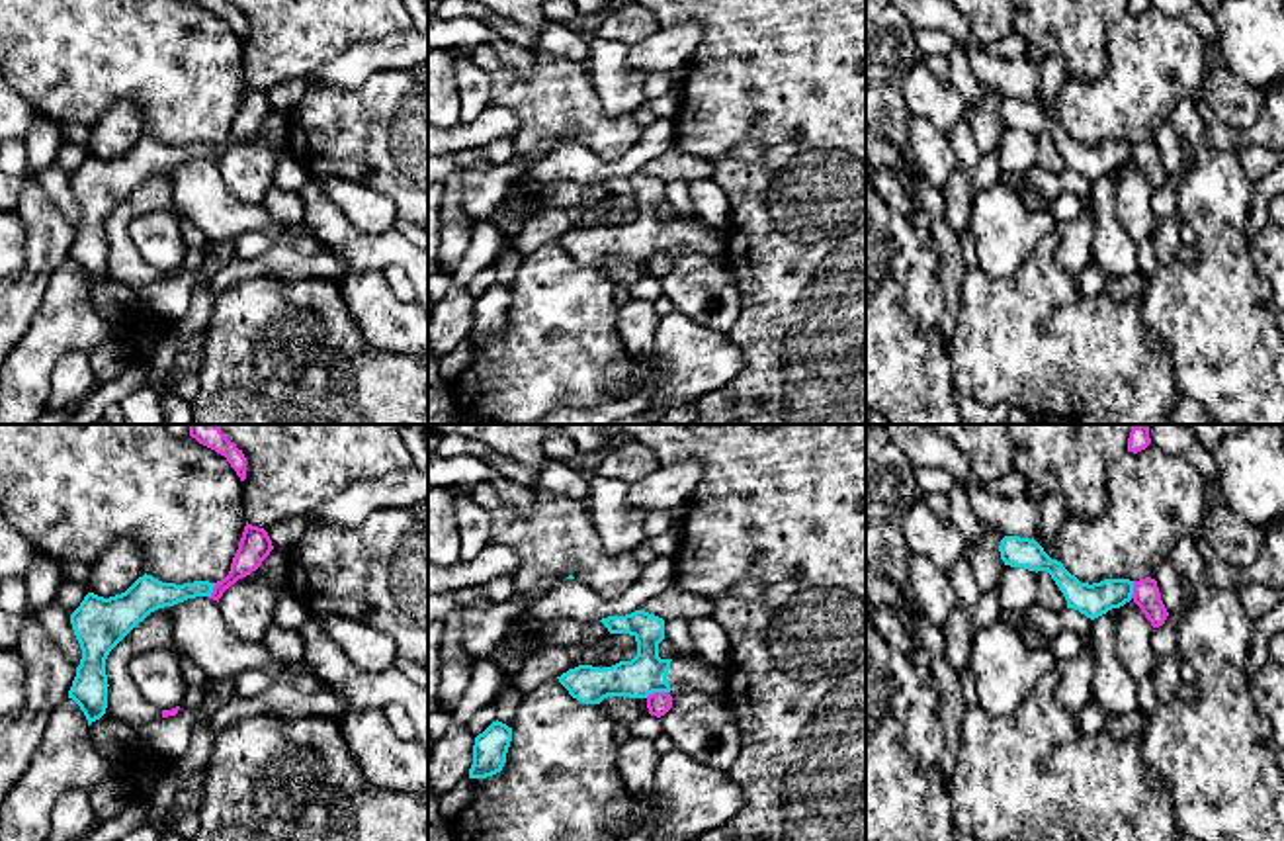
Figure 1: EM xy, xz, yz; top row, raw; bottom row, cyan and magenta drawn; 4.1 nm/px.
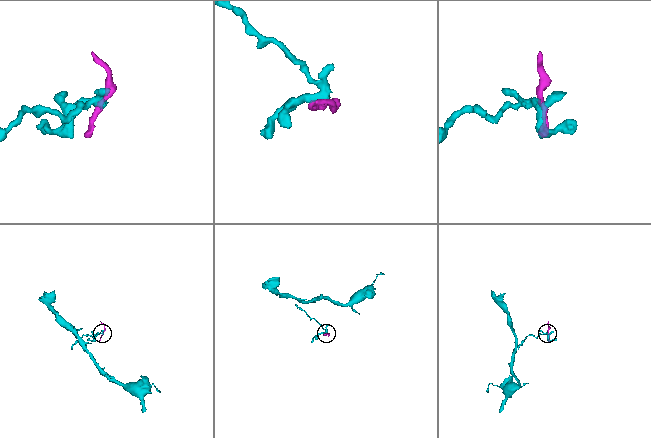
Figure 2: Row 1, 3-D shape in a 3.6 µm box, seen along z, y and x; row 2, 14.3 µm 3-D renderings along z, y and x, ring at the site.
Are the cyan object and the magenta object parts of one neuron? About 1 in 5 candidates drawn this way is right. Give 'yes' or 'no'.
no

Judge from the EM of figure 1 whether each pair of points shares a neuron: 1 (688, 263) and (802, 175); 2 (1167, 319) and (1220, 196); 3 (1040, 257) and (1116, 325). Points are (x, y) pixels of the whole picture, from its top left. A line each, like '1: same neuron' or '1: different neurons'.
1: different neurons
2: same neuron
3: same neuron

